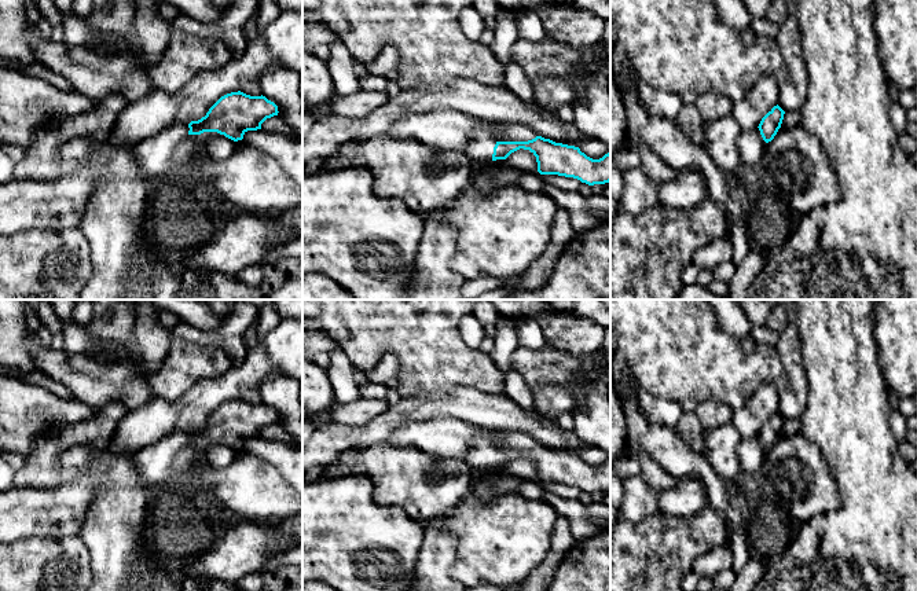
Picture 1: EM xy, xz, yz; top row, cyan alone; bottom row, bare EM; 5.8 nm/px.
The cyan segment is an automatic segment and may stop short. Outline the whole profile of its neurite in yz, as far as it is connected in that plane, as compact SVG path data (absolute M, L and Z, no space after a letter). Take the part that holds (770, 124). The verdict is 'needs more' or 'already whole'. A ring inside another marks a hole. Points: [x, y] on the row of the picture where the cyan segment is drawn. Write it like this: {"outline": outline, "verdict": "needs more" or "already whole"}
{"outline": "M777 104L760 121L759 126L742 131L738 139L741 165L755 168L781 128L785 111Z", "verdict": "needs more"}

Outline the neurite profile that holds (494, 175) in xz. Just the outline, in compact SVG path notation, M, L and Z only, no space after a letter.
M496 159L487 162L477 173L473 175L472 183L478 190L491 195L494 191L516 186L524 170L510 166L506 159Z

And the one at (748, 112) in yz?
M766 76L741 100L734 102L731 115L742 131L751 131L759 126L762 118L778 104L778 100L777 80L774 76Z

